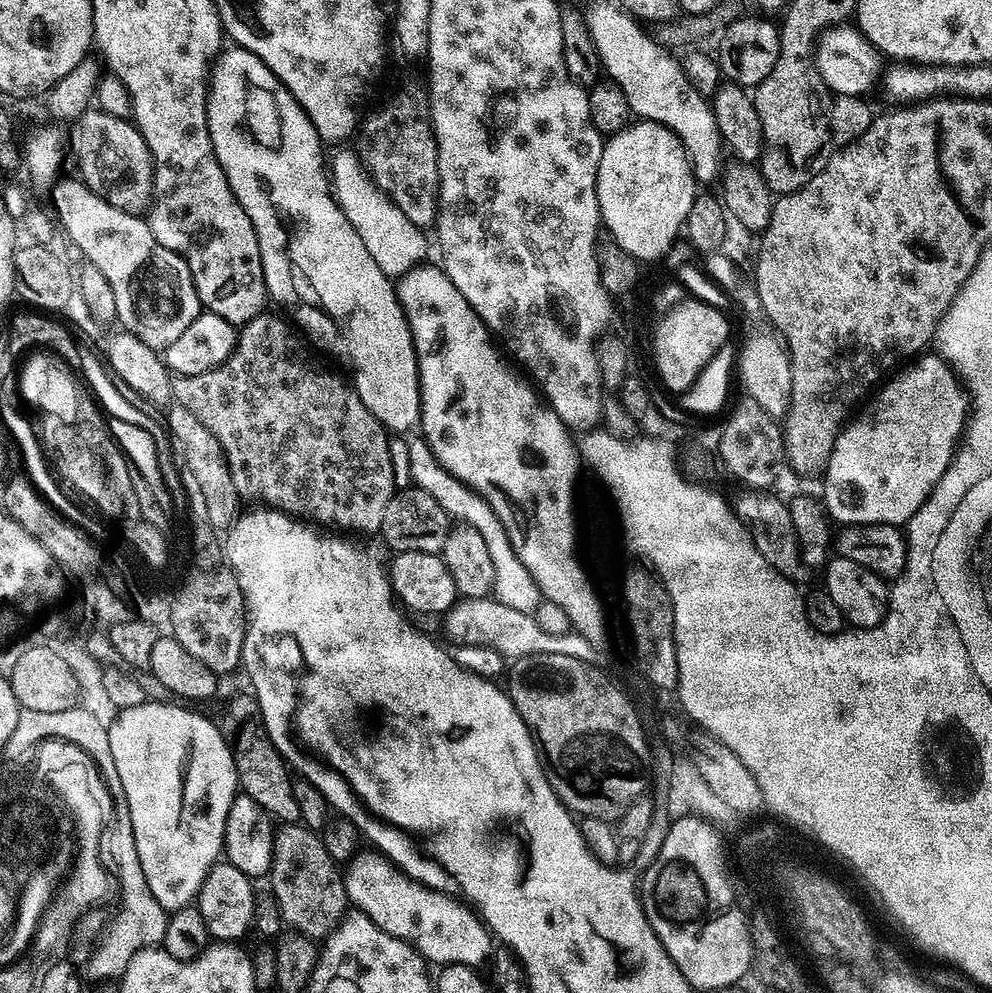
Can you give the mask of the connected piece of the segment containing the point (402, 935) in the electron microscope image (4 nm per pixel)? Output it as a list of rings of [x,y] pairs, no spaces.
[[[358,851],[347,861],[342,872],[348,902],[355,911],[366,913],[379,928],[386,930],[386,934],[405,940],[425,961],[433,965],[436,963],[436,966],[480,966],[484,959],[485,963],[493,955],[493,933],[489,932],[488,925],[467,903],[461,902],[455,895],[439,892],[422,882],[411,880],[379,851],[367,851]]]

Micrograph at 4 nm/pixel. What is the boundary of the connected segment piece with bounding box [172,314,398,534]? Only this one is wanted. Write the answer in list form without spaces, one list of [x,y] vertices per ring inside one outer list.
[[[268,315],[255,316],[253,320],[243,325],[236,342],[236,351],[228,355],[228,359],[221,362],[217,368],[211,368],[193,376],[176,376],[172,381],[173,401],[181,404],[186,410],[190,410],[190,414],[194,414],[194,418],[198,418],[198,422],[202,422],[202,426],[206,426],[206,430],[210,430],[210,434],[218,438],[224,457],[228,459],[236,492],[245,501],[261,500],[262,503],[269,504],[267,507],[277,513],[287,514],[292,518],[301,516],[300,520],[304,522],[317,520],[320,524],[329,524],[330,527],[341,528],[344,532],[379,533],[382,526],[382,514],[386,514],[386,502],[390,502],[390,498],[398,490],[396,468],[392,465],[392,444],[388,441],[390,439],[388,429],[378,422],[378,418],[374,418],[374,414],[370,414],[370,410],[366,410],[362,398],[345,377],[344,381],[342,377],[335,376],[330,369],[323,368],[312,357],[313,349],[305,343],[299,331],[293,328],[292,332],[291,326],[282,317]]]

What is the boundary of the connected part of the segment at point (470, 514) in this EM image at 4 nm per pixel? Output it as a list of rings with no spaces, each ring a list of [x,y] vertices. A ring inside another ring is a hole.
[[[423,442],[409,446],[408,468],[412,471],[411,483],[415,487],[429,492],[438,502],[438,506],[442,506],[442,510],[448,512],[449,517],[457,518],[459,521],[471,525],[472,528],[478,530],[478,534],[482,534],[482,538],[486,542],[486,550],[490,550],[490,562],[494,562],[492,592],[495,599],[501,600],[513,610],[535,613],[542,601],[540,587],[536,585],[534,578],[526,570],[526,566],[522,566],[522,562],[517,558],[516,552],[512,549],[508,531],[496,517],[496,509],[491,508],[479,494],[449,474],[434,458],[434,454],[428,449],[427,444]]]

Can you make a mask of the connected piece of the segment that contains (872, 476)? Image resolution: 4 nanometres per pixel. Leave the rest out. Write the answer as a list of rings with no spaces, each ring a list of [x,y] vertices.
[[[921,355],[904,366],[909,366],[909,368],[901,367],[891,377],[893,380],[888,385],[885,383],[863,405],[864,413],[856,421],[853,419],[845,423],[840,433],[836,435],[834,450],[822,473],[822,481],[824,480],[822,504],[827,515],[835,523],[837,520],[837,525],[907,525],[908,519],[924,505],[926,498],[932,494],[942,474],[946,474],[948,463],[952,461],[958,439],[962,434],[960,398],[948,378],[950,377],[949,369],[935,355],[932,355],[933,357],[928,355]]]

